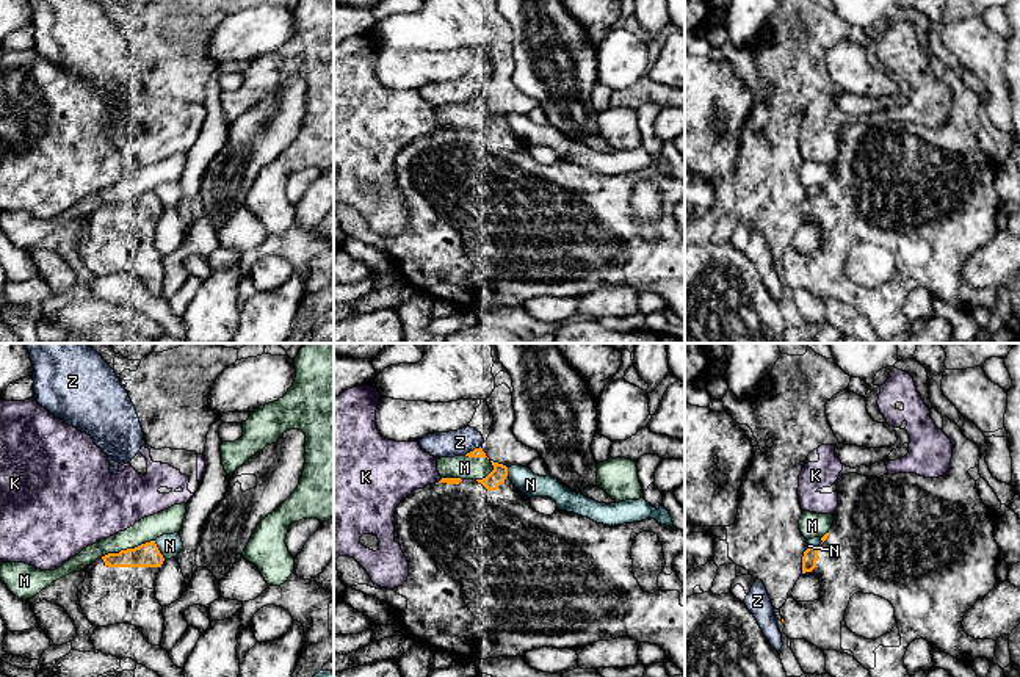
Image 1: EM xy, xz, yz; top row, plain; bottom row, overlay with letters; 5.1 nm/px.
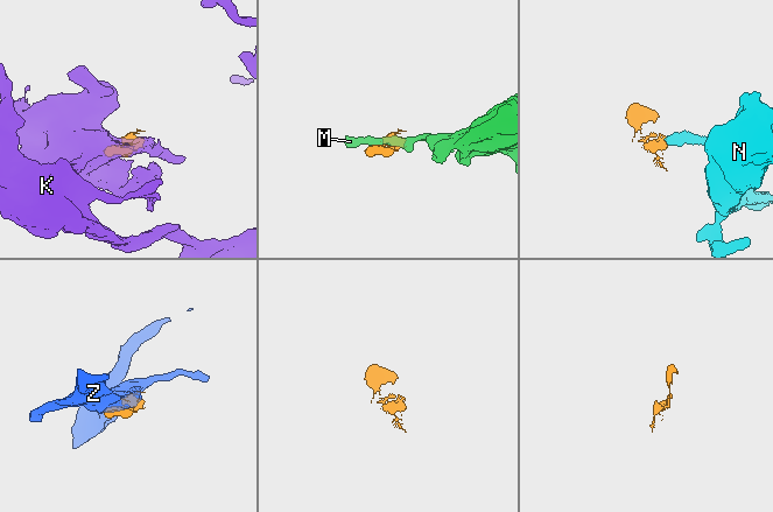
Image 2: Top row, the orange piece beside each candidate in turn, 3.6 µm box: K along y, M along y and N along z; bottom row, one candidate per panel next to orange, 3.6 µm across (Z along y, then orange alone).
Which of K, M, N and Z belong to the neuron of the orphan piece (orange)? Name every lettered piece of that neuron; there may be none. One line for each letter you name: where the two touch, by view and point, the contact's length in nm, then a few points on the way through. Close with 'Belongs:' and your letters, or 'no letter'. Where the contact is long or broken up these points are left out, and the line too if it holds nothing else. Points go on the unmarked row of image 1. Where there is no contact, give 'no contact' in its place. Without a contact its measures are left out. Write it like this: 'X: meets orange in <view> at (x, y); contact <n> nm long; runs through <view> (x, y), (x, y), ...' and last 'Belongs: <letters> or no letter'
Belongs: no letter

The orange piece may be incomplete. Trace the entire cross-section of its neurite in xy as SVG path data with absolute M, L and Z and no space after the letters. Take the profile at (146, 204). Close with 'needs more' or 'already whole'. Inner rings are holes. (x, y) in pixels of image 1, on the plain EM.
M155 190L108 202L85 216L78 251L96 276L135 274L152 295L165 279L163 255L155 248L155 229L165 207Z; needs more

